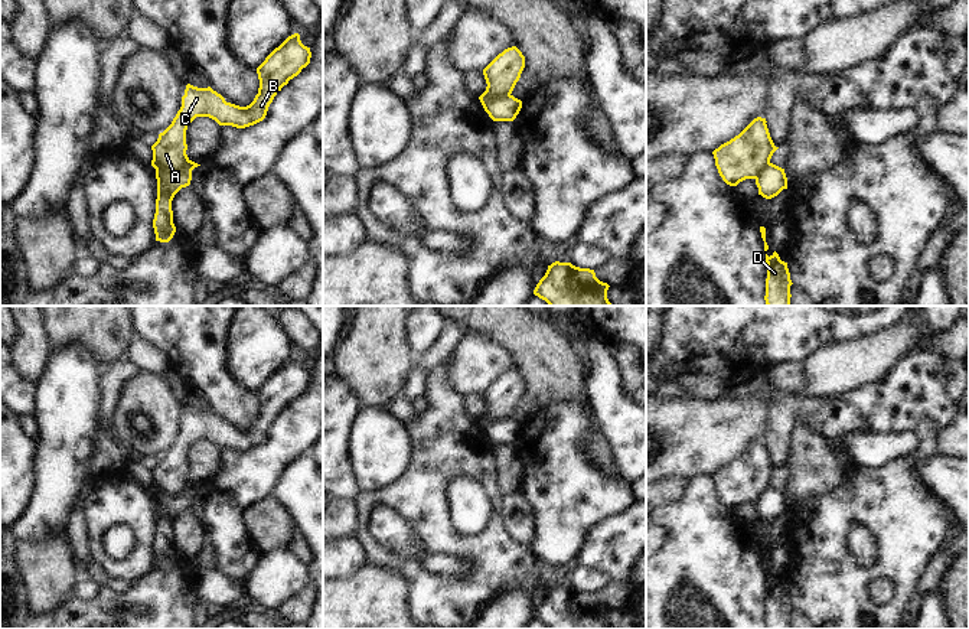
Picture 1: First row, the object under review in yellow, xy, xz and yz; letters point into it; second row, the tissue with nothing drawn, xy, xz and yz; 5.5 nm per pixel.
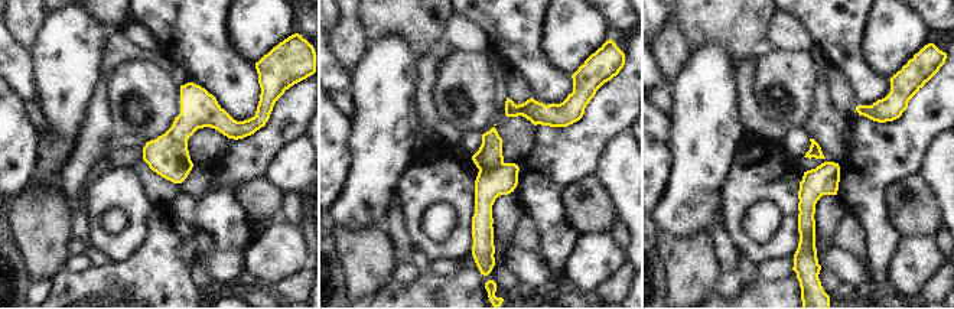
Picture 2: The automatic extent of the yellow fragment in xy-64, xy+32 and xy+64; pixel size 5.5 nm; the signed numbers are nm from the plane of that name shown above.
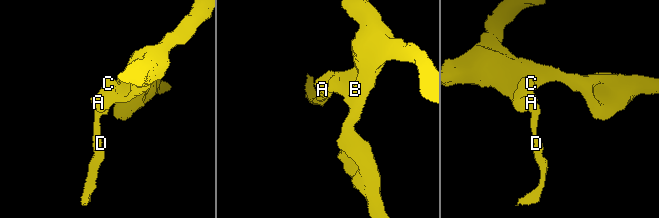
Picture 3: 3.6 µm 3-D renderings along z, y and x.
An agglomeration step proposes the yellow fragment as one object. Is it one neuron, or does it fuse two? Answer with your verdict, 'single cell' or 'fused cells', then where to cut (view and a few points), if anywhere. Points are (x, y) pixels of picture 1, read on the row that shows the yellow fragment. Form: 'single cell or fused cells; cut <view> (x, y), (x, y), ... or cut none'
fused cells; cut xy (189, 160), (172, 172), (156, 170)

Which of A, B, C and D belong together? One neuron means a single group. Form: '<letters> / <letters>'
A B C / D

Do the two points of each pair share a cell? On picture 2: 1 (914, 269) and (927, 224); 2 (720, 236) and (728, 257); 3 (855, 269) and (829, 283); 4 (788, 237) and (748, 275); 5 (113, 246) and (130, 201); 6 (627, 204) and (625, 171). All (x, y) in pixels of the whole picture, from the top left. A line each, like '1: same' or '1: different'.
1: different
2: same
3: different
4: different
5: same
6: same

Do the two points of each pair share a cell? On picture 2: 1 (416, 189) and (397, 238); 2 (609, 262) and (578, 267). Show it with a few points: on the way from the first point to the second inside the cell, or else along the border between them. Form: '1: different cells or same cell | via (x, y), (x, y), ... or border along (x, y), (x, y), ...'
1: different cells | border along (397, 192), (401, 221), (413, 246)
2: same cell | via (602, 262), (593, 262), (585, 267)

